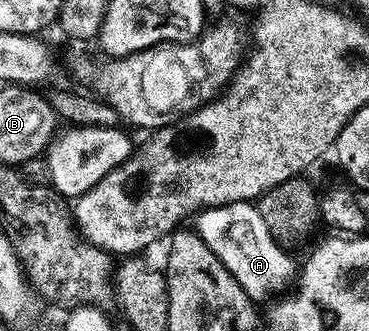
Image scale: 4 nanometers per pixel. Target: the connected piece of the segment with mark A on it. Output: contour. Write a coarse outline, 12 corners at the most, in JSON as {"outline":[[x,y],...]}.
{"outline":[[253,202],[197,212],[196,232],[250,299],[296,263]]}

